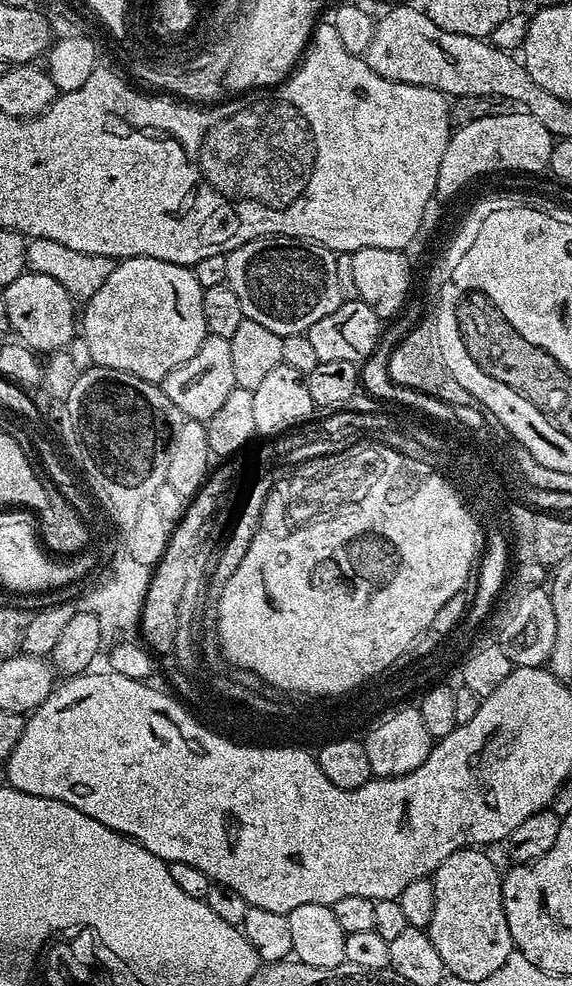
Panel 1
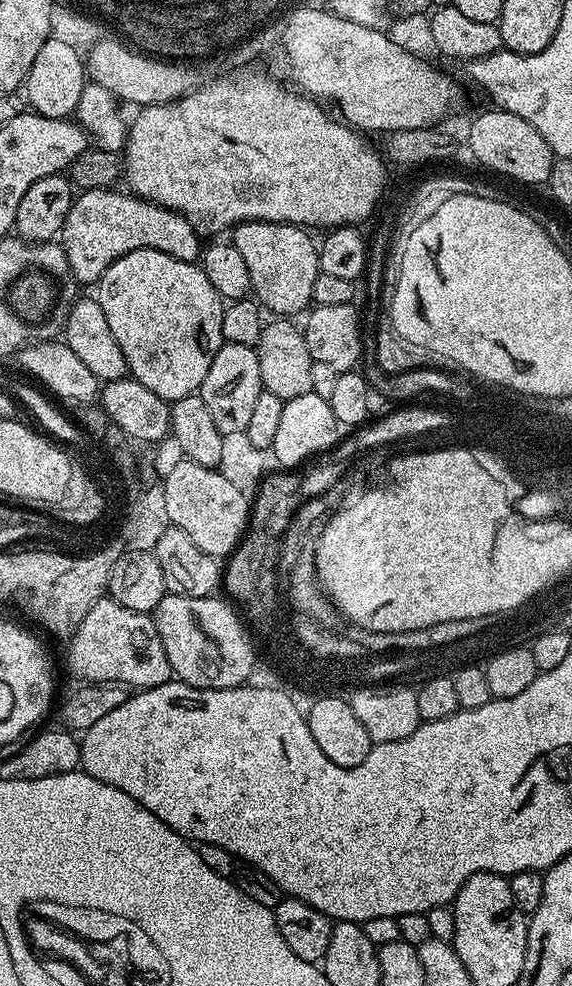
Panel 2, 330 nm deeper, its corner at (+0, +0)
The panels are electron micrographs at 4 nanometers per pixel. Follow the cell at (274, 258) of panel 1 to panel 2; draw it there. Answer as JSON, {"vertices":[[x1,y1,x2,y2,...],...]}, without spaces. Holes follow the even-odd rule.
{"vertices":[[245,220,231,229,230,242,242,253,250,270,251,295,277,317,295,317,295,312,303,313,313,303,315,280,321,274,320,254,317,241,307,235,311,236,298,224,261,220]]}

